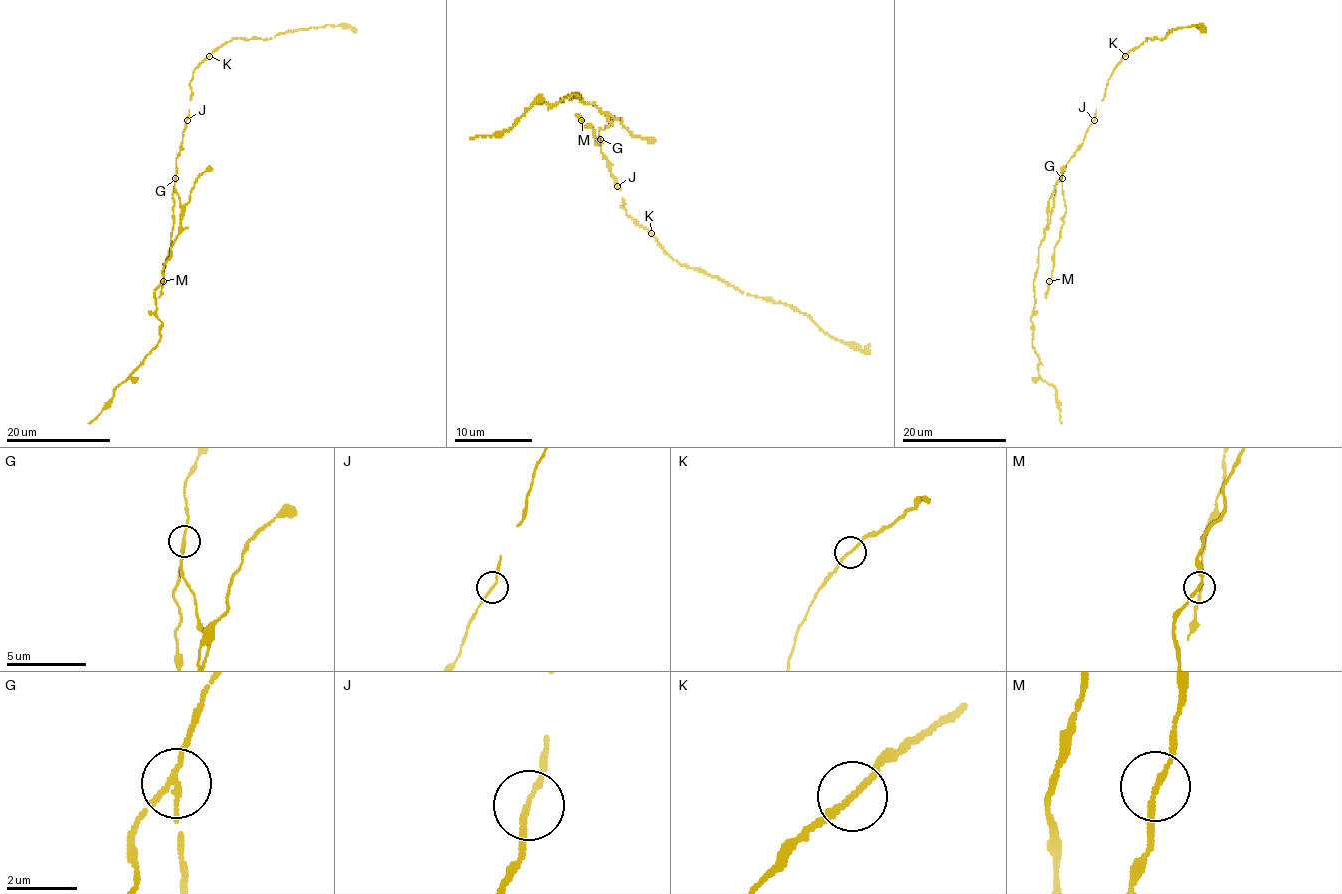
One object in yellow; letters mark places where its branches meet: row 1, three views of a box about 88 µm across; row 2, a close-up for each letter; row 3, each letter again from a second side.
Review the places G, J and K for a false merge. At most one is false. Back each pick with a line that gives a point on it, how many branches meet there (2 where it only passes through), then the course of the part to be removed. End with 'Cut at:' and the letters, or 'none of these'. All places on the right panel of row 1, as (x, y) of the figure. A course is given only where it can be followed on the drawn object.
G: at (1062, 178); 3 branches meet; foreign part runs (1062, 179), (1066, 213), (1045, 298)
Cut at: G

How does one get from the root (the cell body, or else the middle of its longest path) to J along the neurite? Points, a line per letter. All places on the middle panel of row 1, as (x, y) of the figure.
J: (601, 147), (616, 186)

